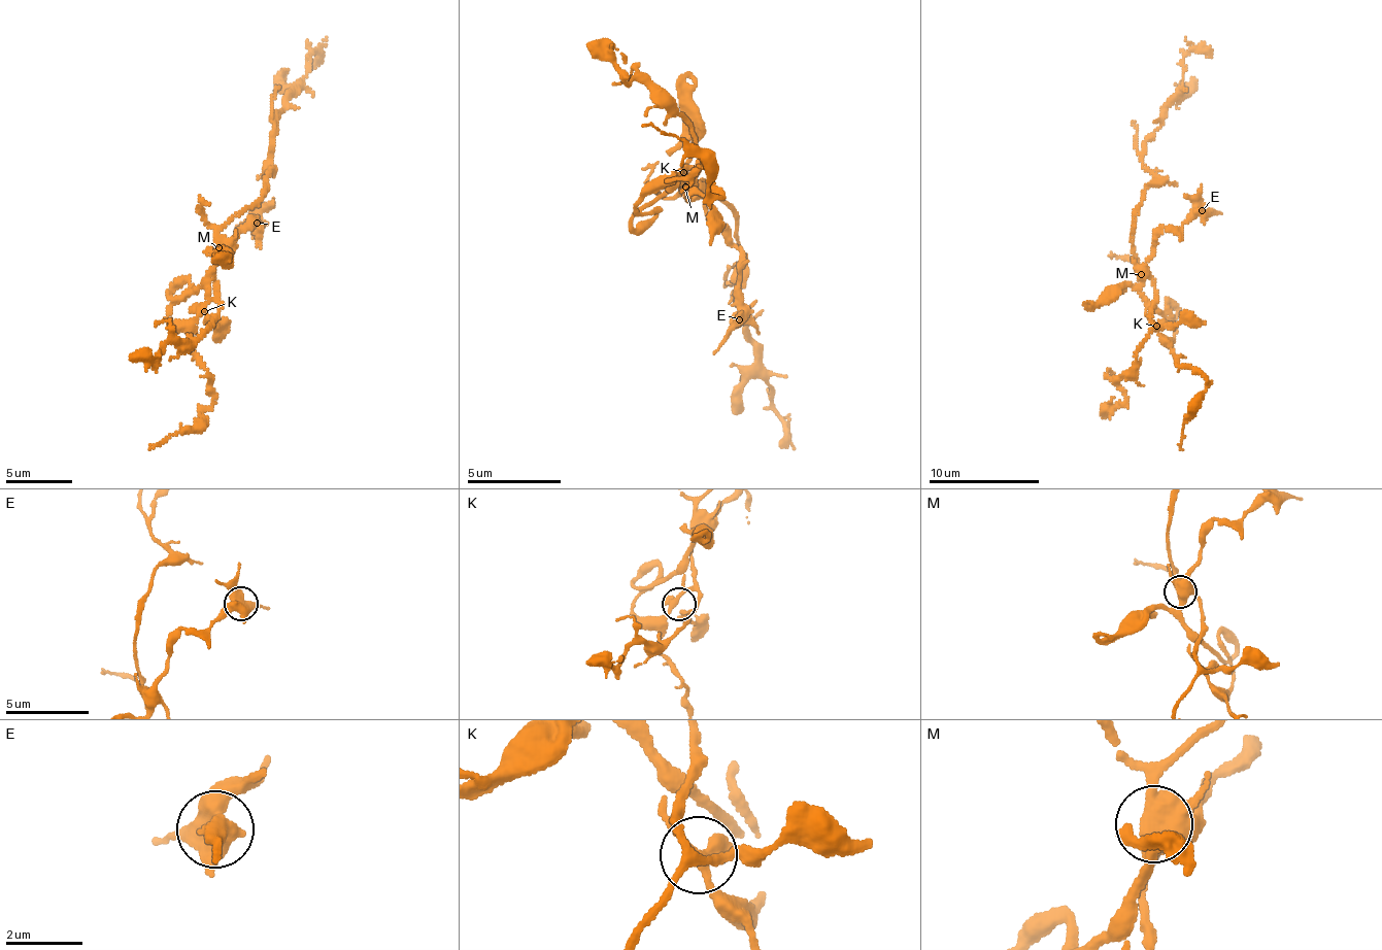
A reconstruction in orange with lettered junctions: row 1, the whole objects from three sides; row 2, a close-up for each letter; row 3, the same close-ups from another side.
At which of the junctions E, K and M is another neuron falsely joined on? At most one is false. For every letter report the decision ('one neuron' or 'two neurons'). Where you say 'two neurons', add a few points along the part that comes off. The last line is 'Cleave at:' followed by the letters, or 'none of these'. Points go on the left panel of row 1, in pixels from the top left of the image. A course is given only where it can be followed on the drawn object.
E: one neuron
K: one neuron
M: one neuron
Cleave at: none of these

